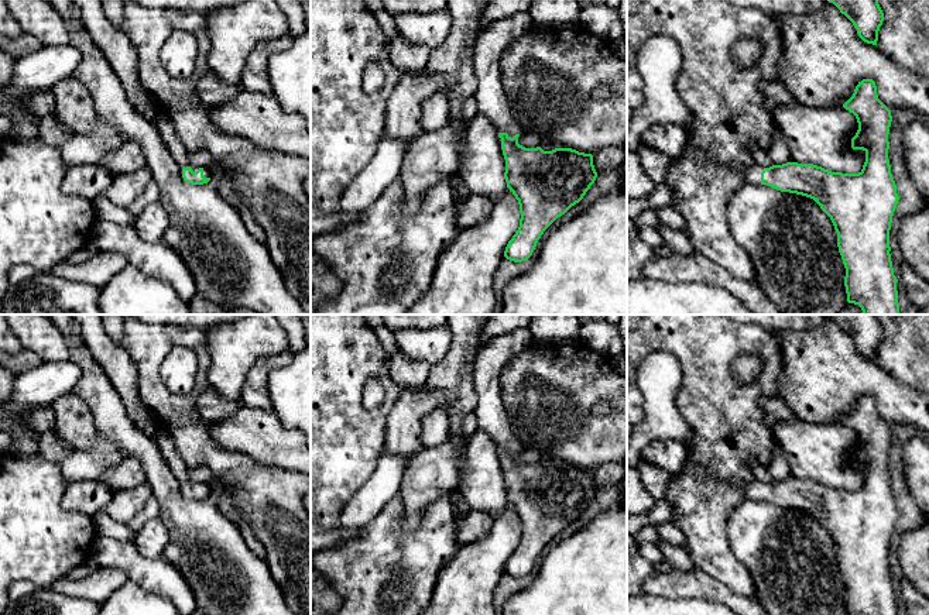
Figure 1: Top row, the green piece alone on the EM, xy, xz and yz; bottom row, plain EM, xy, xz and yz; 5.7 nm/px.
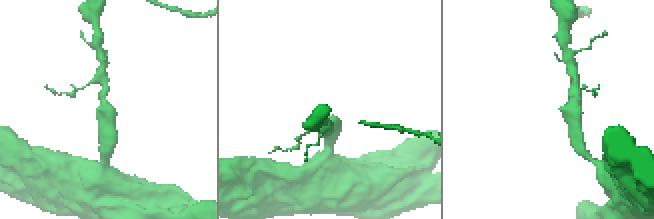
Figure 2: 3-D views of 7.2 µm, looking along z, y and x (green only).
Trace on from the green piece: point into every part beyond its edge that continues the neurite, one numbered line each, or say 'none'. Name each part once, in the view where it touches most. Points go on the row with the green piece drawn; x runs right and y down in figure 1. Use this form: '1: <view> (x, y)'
1: xz (492, 100)

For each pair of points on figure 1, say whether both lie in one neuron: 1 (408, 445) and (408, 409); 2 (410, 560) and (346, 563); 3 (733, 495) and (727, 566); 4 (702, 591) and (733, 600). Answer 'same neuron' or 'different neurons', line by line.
1: same neuron
2: same neuron
3: same neuron
4: same neuron

